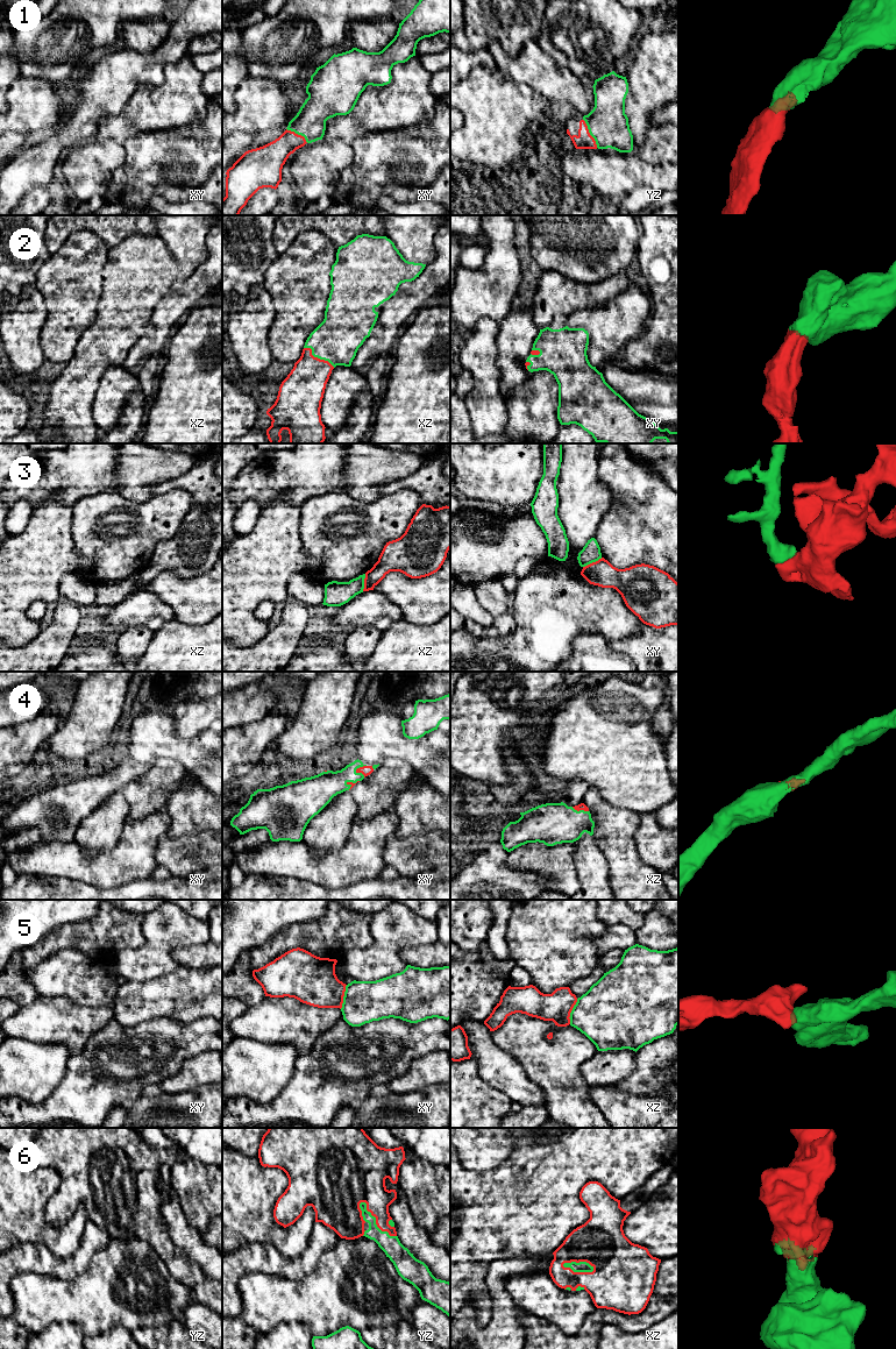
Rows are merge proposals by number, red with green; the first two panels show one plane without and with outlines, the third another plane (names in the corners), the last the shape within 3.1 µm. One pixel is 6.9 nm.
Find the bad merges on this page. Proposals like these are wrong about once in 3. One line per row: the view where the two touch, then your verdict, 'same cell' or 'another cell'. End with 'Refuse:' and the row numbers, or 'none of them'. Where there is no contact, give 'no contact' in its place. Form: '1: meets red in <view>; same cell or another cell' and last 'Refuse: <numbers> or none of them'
1: meets red in yz; same cell
2: meets red in xz; same cell
3: meets red in xy; another cell
4: meets red in xy; same cell
5: meets red in xz; another cell
6: meets red in yz; same cell
Refuse: 3, 5

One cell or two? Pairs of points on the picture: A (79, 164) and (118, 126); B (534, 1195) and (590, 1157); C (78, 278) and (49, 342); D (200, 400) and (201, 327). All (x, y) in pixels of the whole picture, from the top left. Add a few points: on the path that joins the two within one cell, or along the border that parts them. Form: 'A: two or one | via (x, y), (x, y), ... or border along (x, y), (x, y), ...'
A: two | border along (94, 139), (121, 144)
B: one | via (548, 1181), (573, 1157), (576, 1157)
C: one | via (71, 295), (71, 310), (63, 326)
D: one | via (200, 382), (198, 362), (192, 354), (196, 346)

